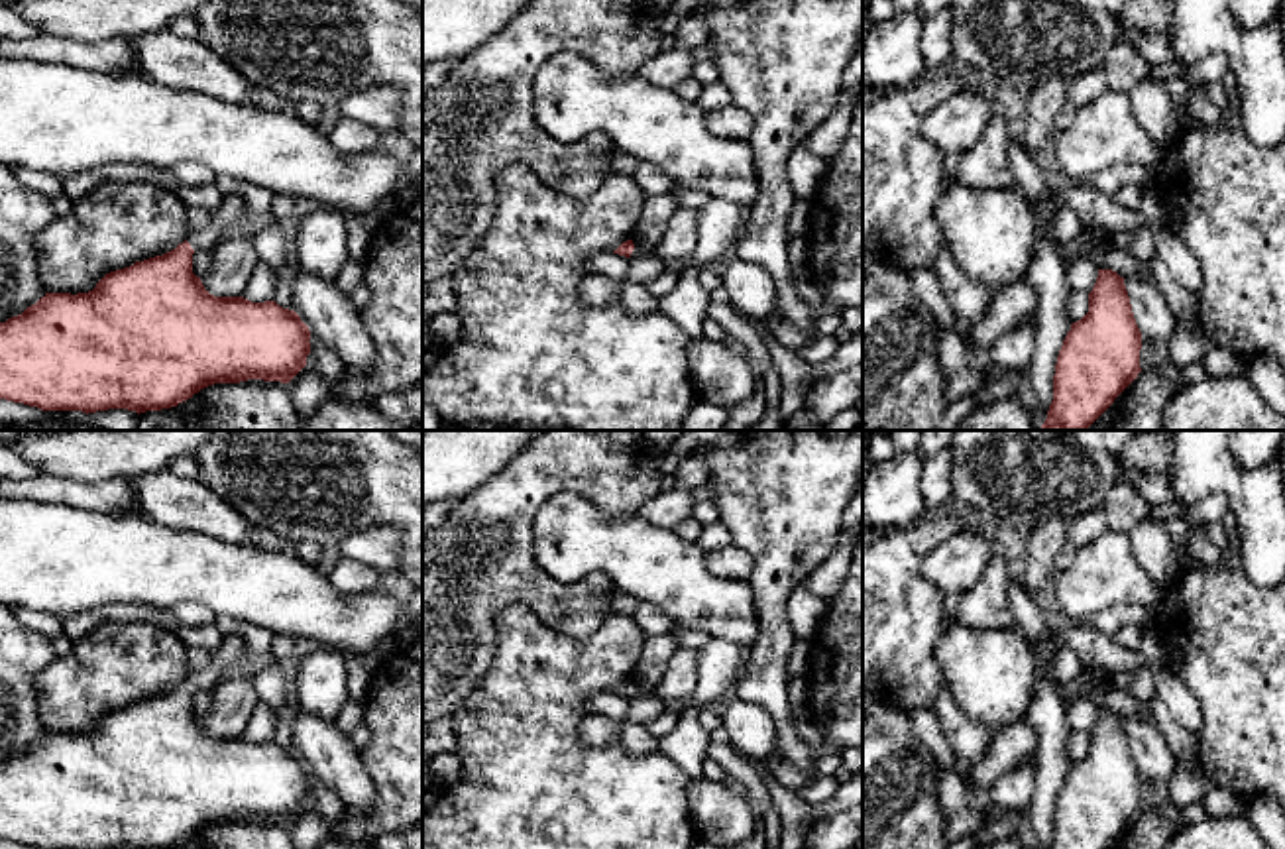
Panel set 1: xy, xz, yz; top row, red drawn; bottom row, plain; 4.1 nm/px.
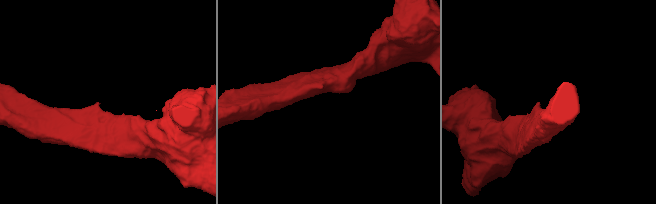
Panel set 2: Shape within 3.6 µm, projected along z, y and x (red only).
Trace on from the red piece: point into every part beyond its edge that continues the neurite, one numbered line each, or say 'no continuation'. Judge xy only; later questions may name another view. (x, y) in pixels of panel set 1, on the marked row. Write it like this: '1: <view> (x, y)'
1: xy (232, 211)

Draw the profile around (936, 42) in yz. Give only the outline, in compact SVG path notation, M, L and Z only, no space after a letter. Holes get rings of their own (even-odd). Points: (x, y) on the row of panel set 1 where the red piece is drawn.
M947 6L923 24L922 53L927 75L937 73L951 61L951 39L951 8Z

